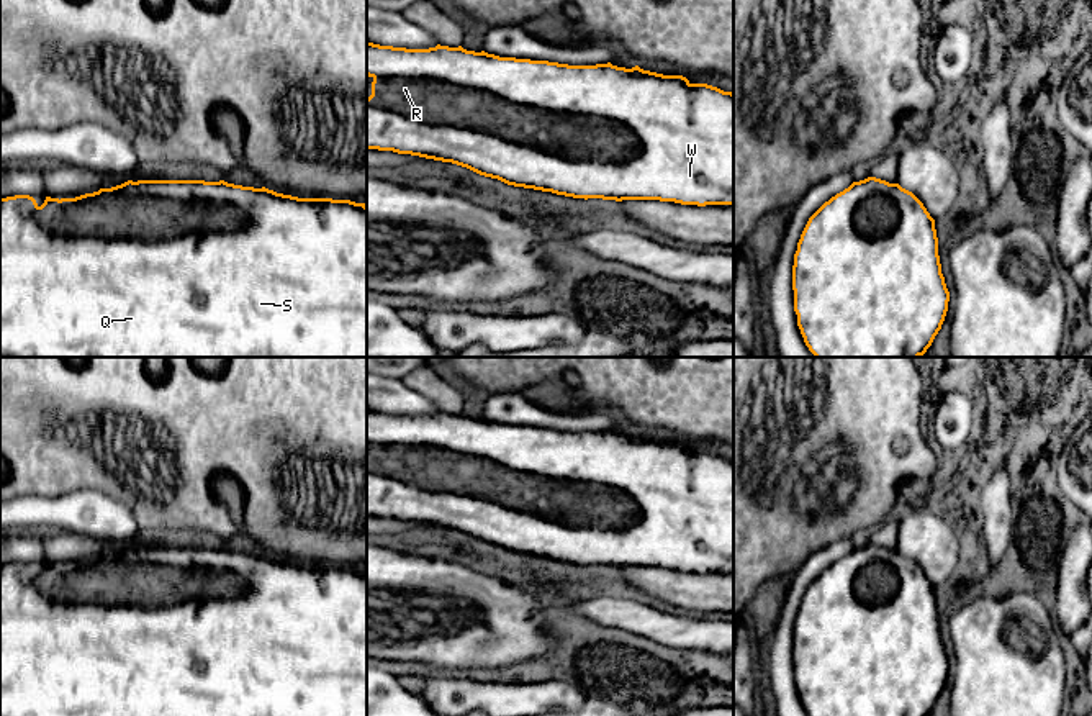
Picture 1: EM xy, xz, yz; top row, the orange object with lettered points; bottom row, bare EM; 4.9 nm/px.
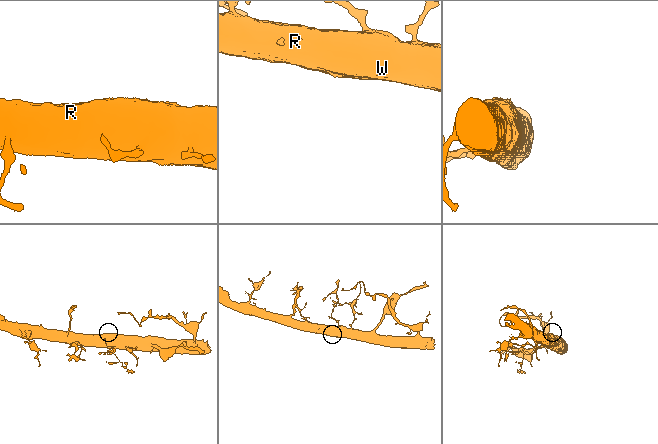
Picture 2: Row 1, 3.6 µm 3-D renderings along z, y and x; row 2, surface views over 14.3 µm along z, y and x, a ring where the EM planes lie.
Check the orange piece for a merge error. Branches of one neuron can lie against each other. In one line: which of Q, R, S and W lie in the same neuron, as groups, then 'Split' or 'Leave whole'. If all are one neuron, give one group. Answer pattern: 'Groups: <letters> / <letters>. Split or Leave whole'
Groups: Q R S W. Leave whole

